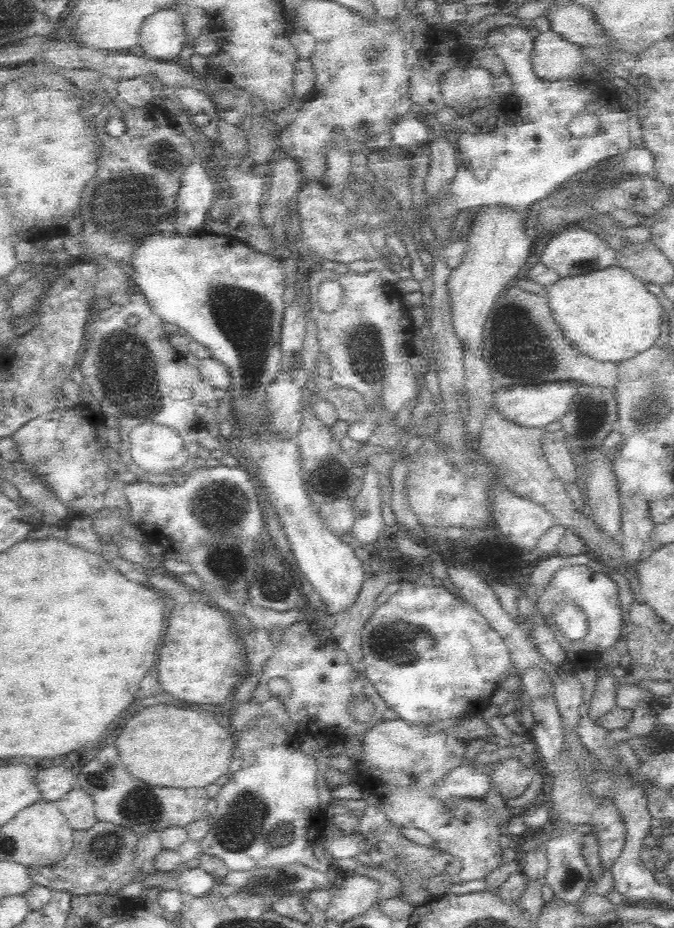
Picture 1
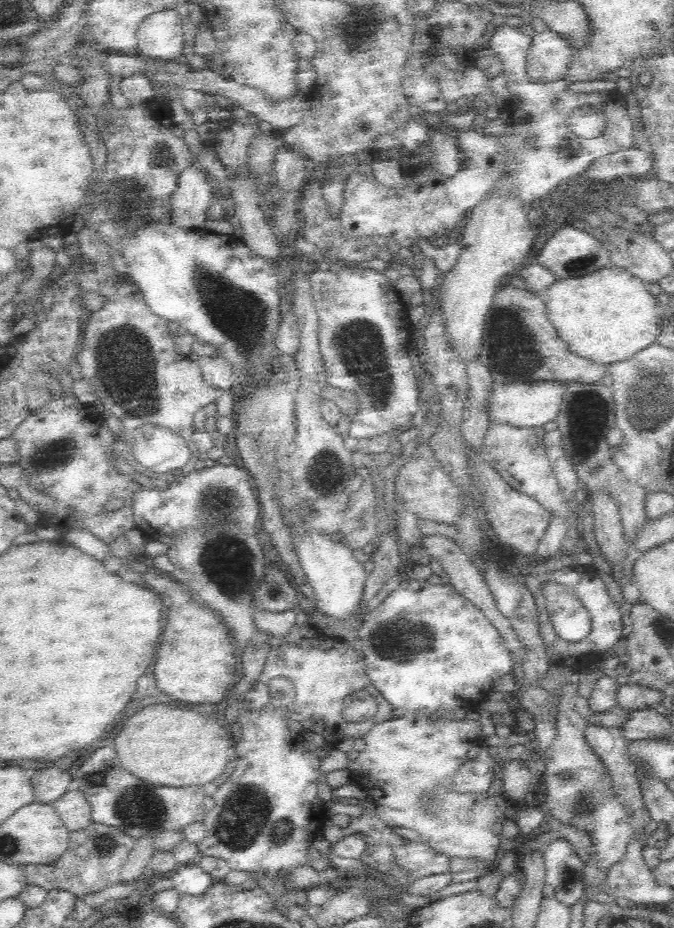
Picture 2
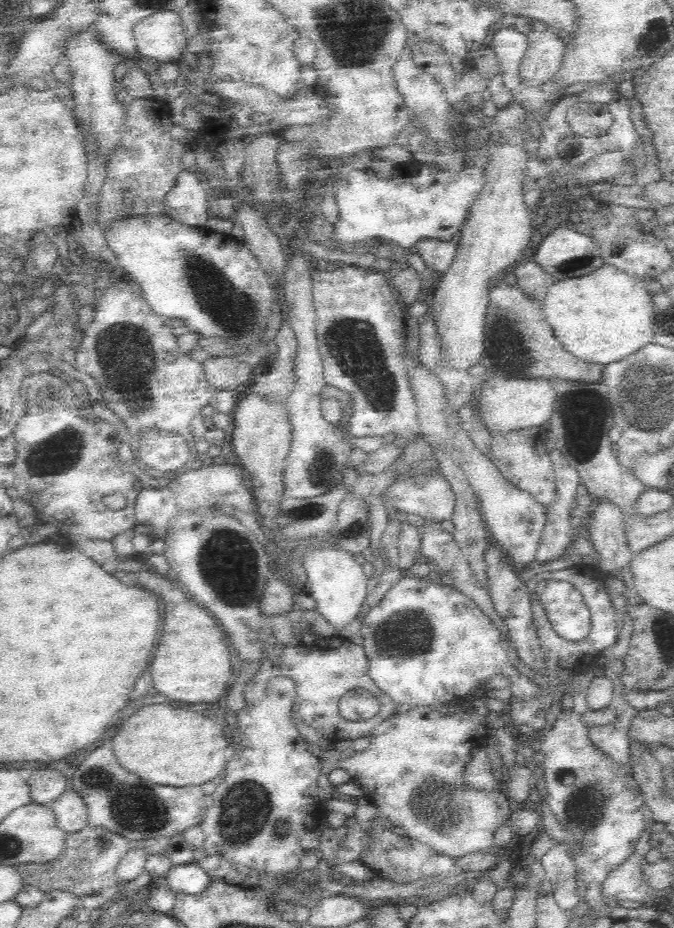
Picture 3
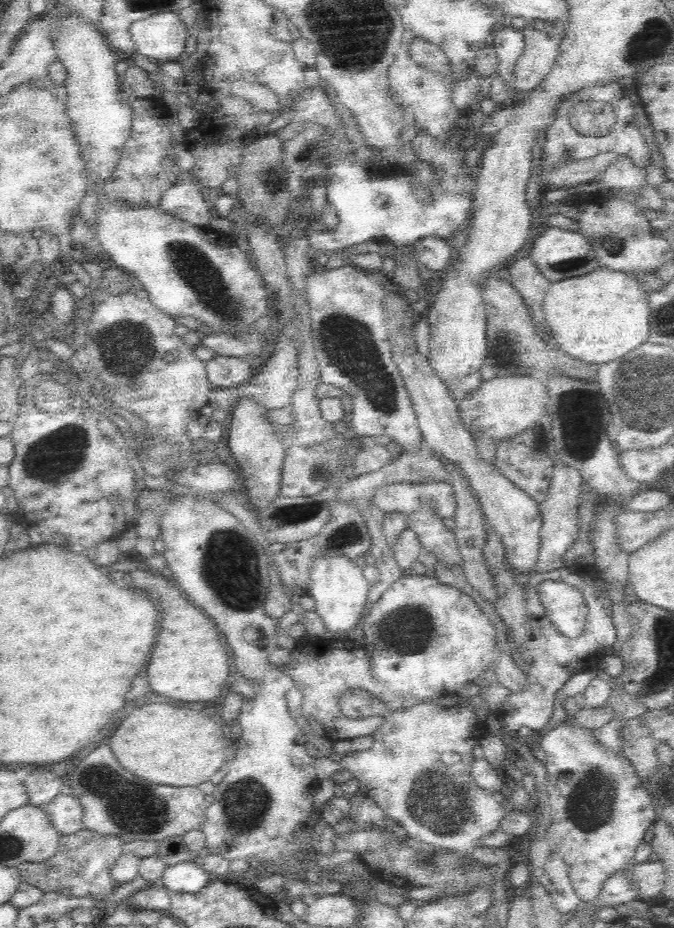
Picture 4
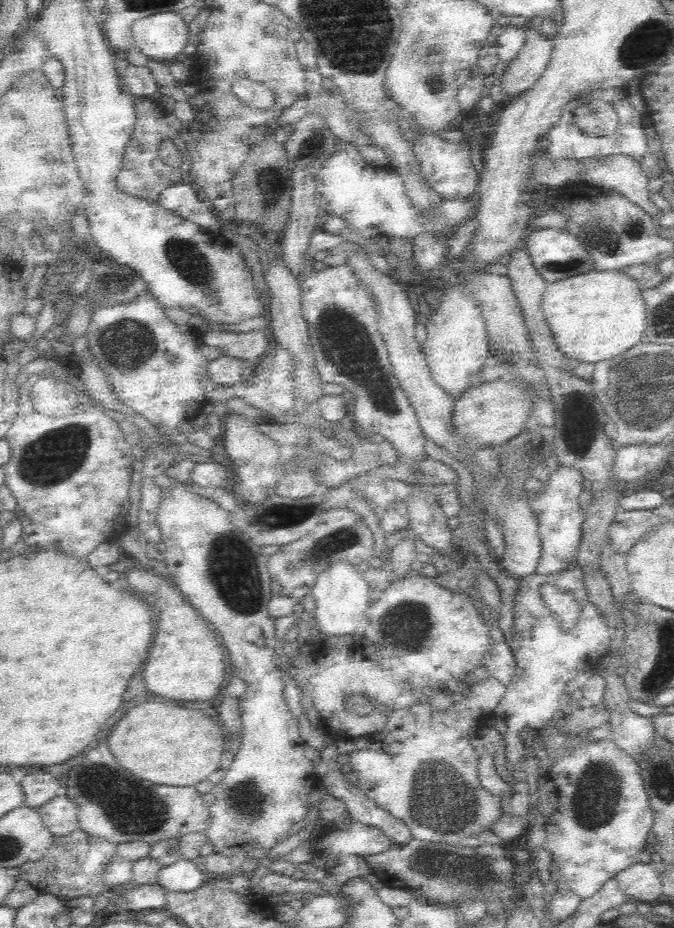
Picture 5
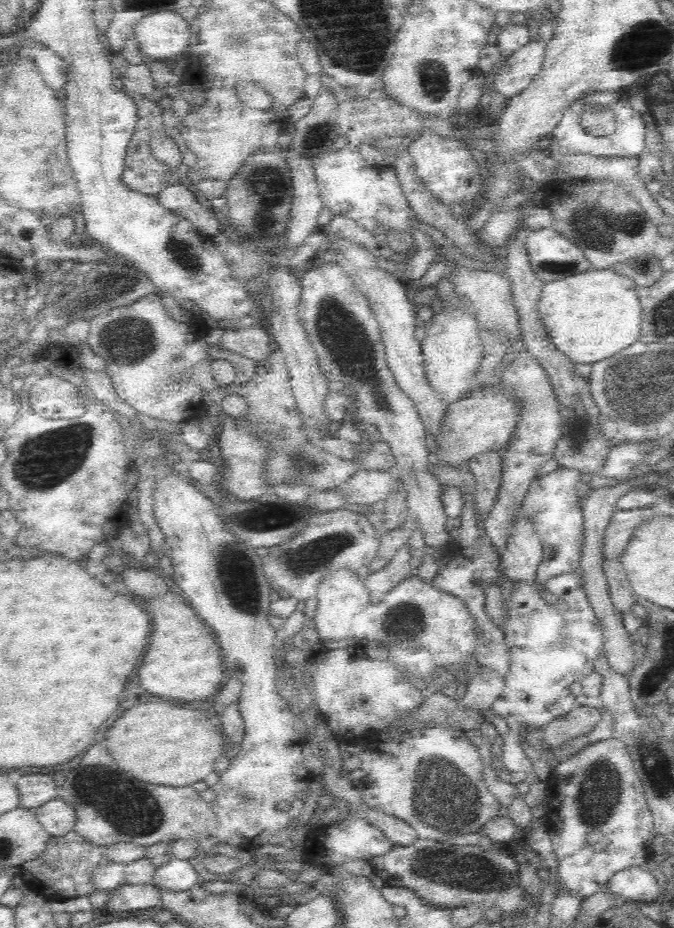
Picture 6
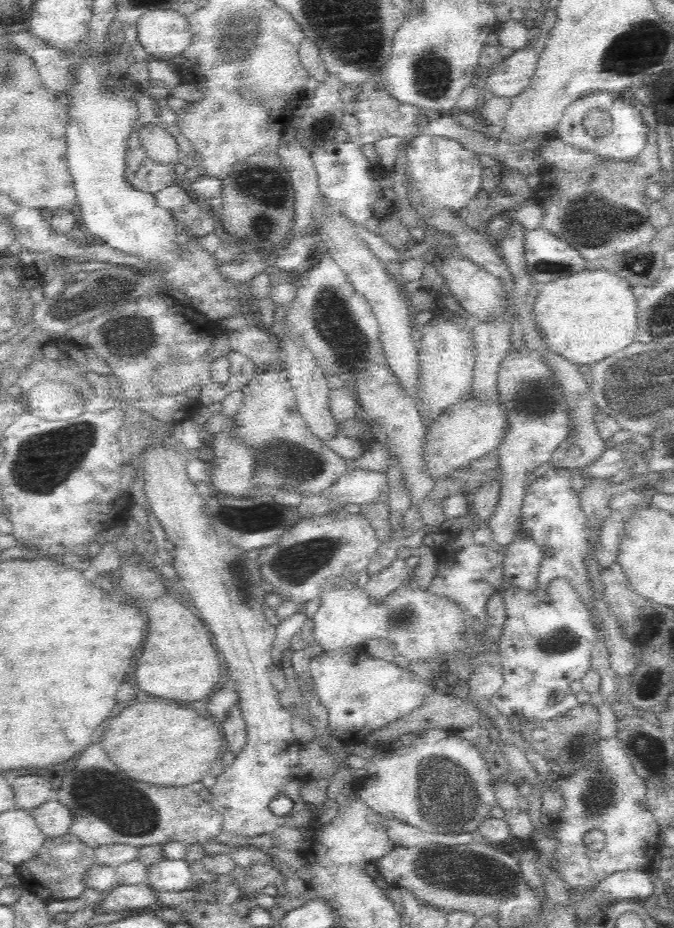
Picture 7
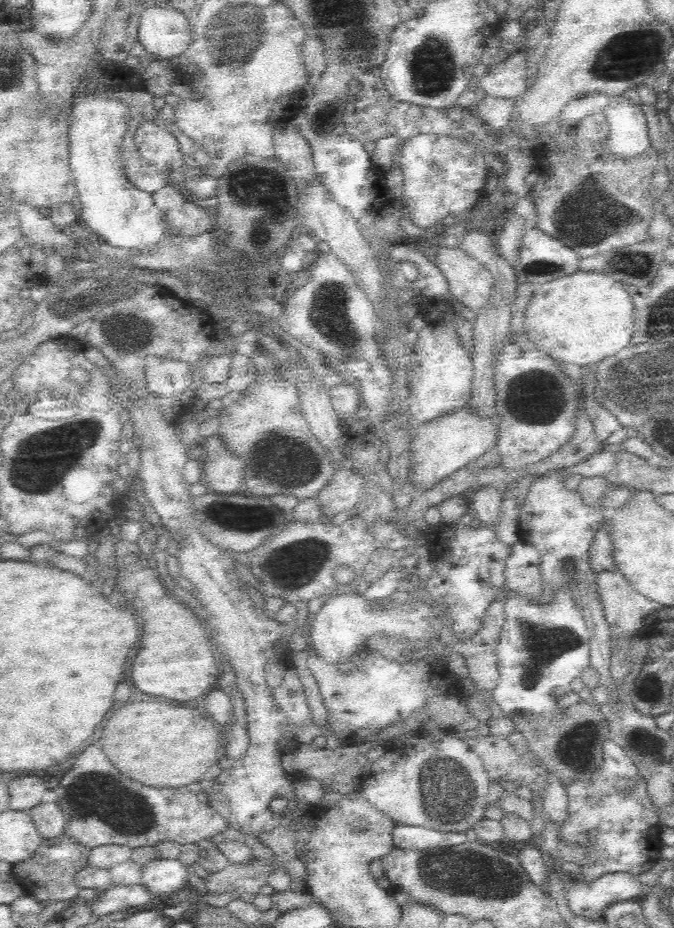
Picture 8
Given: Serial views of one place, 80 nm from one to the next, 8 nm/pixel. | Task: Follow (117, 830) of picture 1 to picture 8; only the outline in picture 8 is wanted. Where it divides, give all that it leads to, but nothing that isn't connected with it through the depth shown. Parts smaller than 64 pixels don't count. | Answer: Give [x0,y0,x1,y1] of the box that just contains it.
[11,833,90,908]

